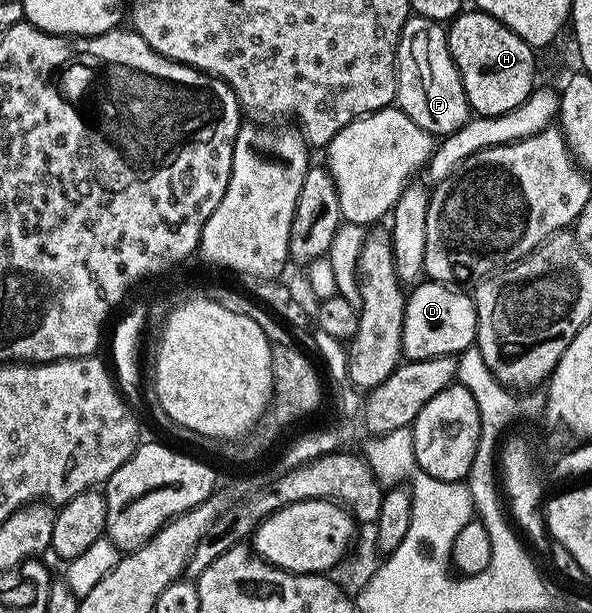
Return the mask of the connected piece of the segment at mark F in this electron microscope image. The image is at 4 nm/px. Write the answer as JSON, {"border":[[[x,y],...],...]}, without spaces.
{"border":[[[418,16],[408,17],[407,22],[403,25],[403,31],[397,44],[395,73],[398,75],[398,97],[400,99],[407,98],[408,104],[406,103],[405,109],[409,117],[418,126],[425,128],[433,136],[446,136],[467,123],[469,107],[465,96],[465,88],[458,70],[455,69],[455,61],[451,59],[451,53],[447,50],[447,31],[440,23]]]}

